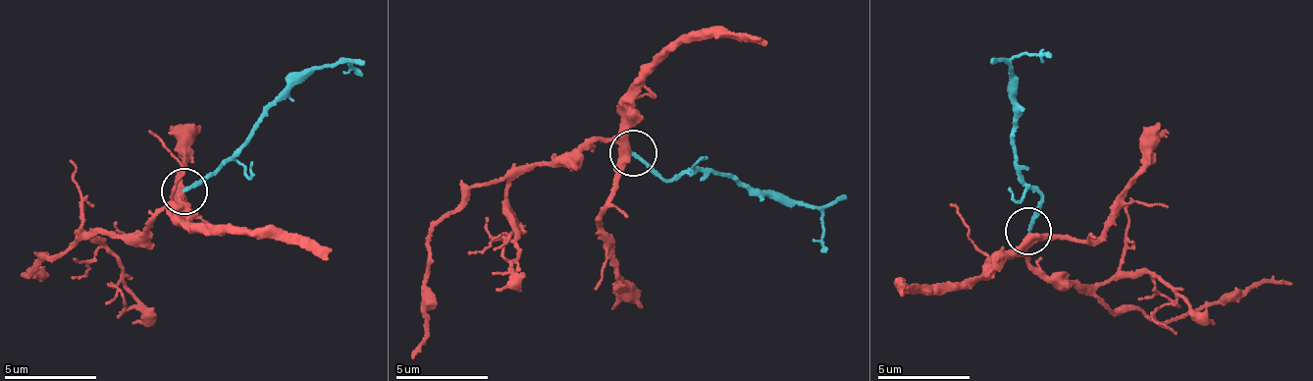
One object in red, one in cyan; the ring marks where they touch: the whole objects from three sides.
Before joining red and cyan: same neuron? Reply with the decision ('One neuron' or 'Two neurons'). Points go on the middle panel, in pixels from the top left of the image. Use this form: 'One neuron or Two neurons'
One neuron

